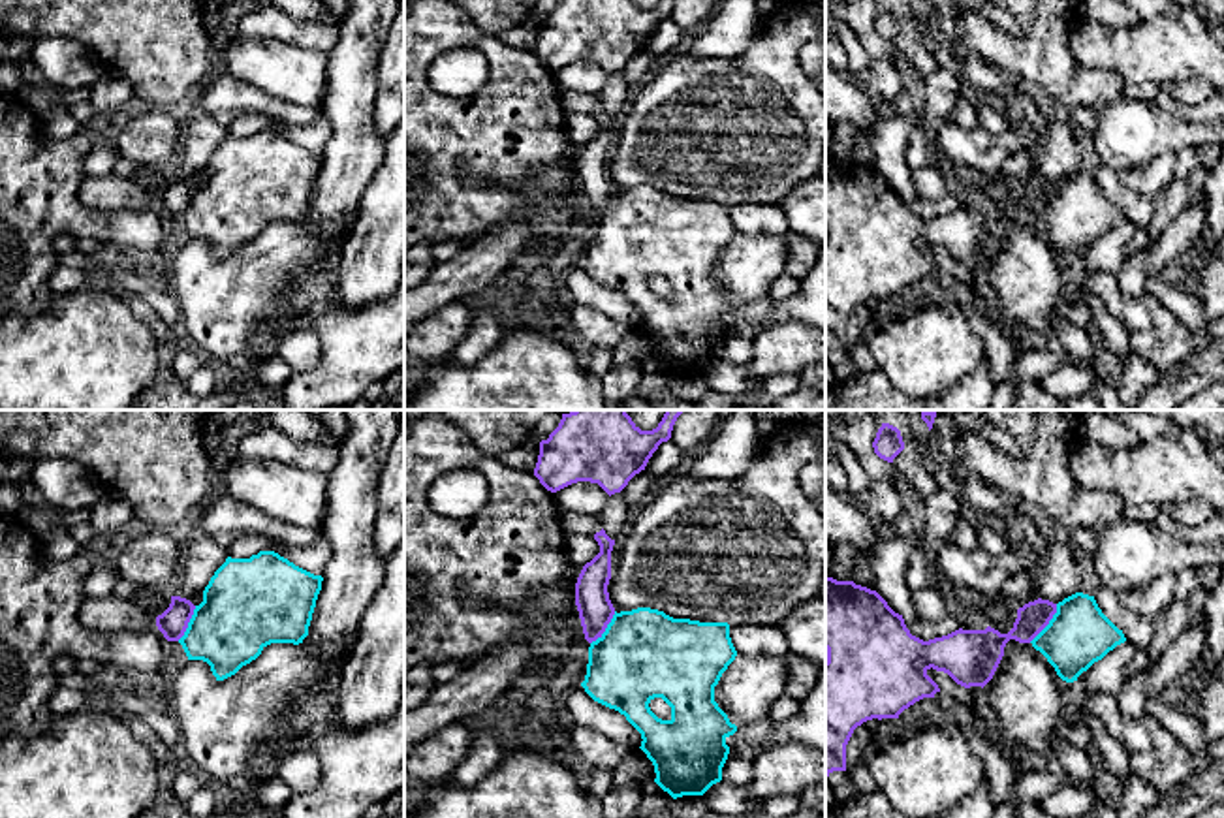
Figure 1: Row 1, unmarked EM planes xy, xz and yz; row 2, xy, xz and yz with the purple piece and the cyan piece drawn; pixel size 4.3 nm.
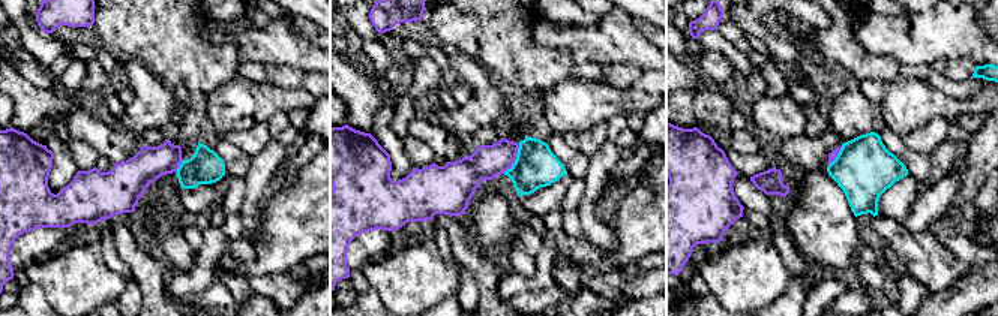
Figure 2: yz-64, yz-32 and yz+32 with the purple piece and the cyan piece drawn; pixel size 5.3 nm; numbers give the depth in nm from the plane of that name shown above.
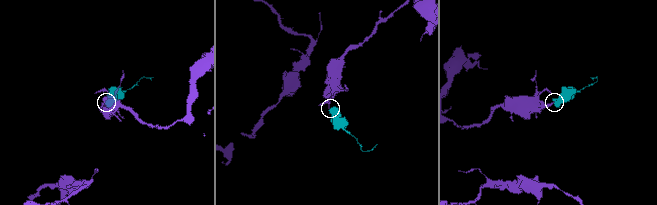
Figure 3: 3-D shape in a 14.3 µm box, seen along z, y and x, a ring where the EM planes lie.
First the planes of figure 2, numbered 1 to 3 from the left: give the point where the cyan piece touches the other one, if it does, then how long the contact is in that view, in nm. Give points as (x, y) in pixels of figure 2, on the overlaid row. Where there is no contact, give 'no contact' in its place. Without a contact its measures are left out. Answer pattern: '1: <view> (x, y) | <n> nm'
1: yz-64 (179, 165) | 80 nm
2: yz-32 (515, 159) | 180 nm
3: yz+32 (836, 156) | 130 nm

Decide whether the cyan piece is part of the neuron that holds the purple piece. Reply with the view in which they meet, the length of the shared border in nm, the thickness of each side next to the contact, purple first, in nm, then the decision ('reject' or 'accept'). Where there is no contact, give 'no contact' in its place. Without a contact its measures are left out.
meets purple in yz; contact 200 nm long; 140 nm thick on the purple side, 280 nm on the other; reject

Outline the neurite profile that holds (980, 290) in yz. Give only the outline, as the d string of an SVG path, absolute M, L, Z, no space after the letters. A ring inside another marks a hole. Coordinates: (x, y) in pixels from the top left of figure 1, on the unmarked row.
M927 248L927 254L938 263L938 267L946 273L951 273L957 282L965 282L972 288L972 303L974 307L987 316L991 322L996 323L996 327L1012 340L1015 357L1023 355L1025 352L1032 350L1038 346L1034 338L1028 335L1013 333L1010 327L1006 327L996 314L993 312L991 307L991 291L987 282L980 276L974 275L968 267L957 263L948 252L936 250L936 248Z

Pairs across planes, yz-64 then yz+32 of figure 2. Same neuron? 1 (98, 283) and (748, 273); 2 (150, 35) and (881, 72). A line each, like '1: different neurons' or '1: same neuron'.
1: same neuron
2: same neuron

